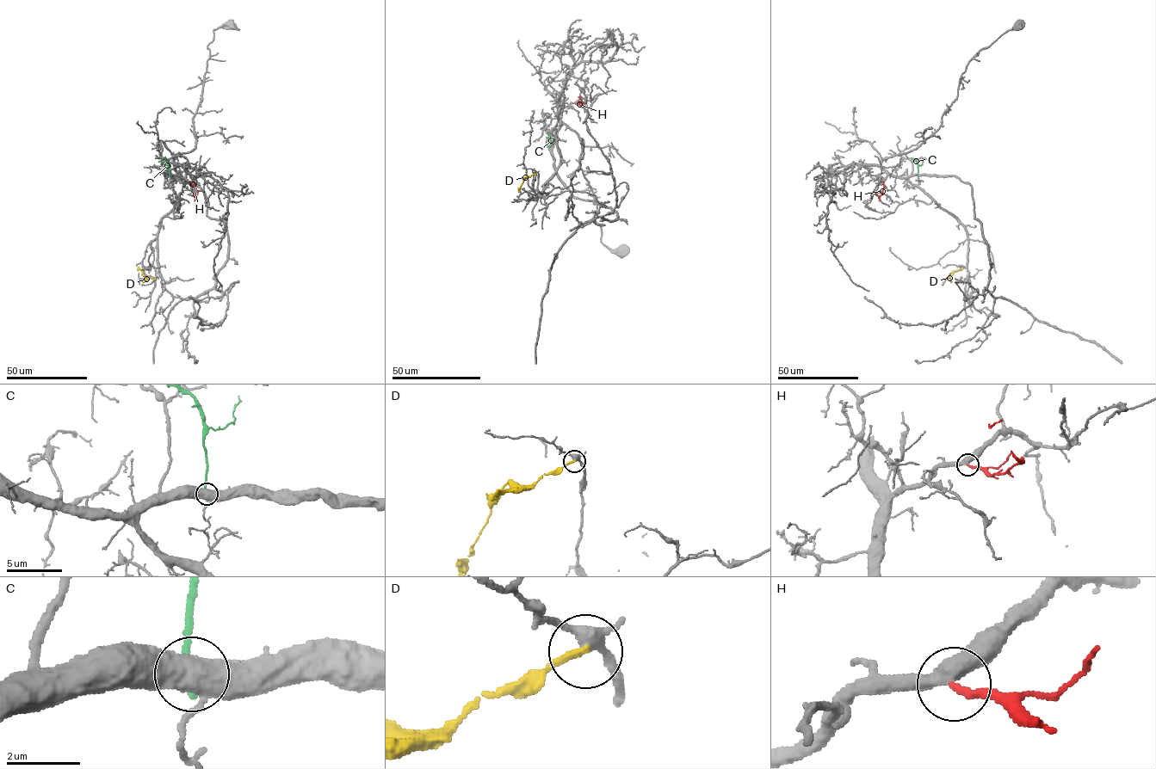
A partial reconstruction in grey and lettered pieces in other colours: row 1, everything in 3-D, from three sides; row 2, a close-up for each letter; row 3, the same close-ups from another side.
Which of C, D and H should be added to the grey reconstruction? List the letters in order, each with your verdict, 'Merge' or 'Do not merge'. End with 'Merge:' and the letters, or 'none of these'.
C: Do not merge
D: Do not merge
H: Merge
Merge: H

